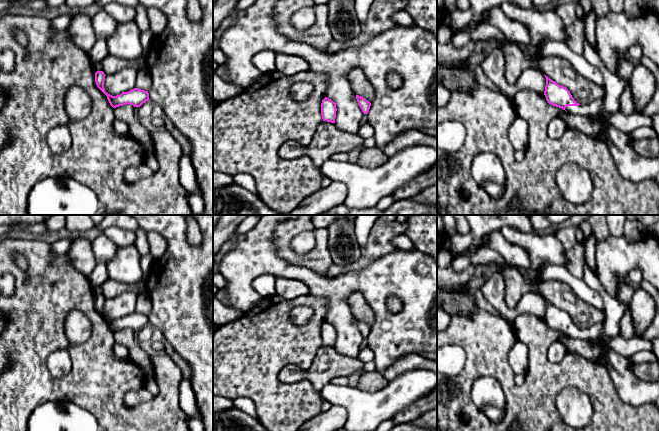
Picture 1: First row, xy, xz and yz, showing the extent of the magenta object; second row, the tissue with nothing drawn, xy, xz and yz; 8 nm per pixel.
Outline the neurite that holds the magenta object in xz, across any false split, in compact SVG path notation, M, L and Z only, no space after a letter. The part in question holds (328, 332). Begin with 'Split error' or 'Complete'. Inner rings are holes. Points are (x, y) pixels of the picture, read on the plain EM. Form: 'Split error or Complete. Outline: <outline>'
Complete. Outline: M325 321L321 327L321 339L323 345L335 347L336 335L336 327Z

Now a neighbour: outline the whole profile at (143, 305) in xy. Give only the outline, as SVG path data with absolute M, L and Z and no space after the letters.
M141 293L137 295L135 312L149 315L152 310L152 302L147 293Z

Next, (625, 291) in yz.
M622 282L619 286L618 286L618 290L616 293L616 298L625 303L626 305L630 305L631 303L631 297L634 294L634 290L635 287L633 287L630 283L628 282Z

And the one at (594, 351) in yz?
M566 335L559 338L559 343L563 344L567 351L577 352L585 359L596 363L601 363L606 349L609 347L609 345L600 338L590 342L588 340L571 338Z

